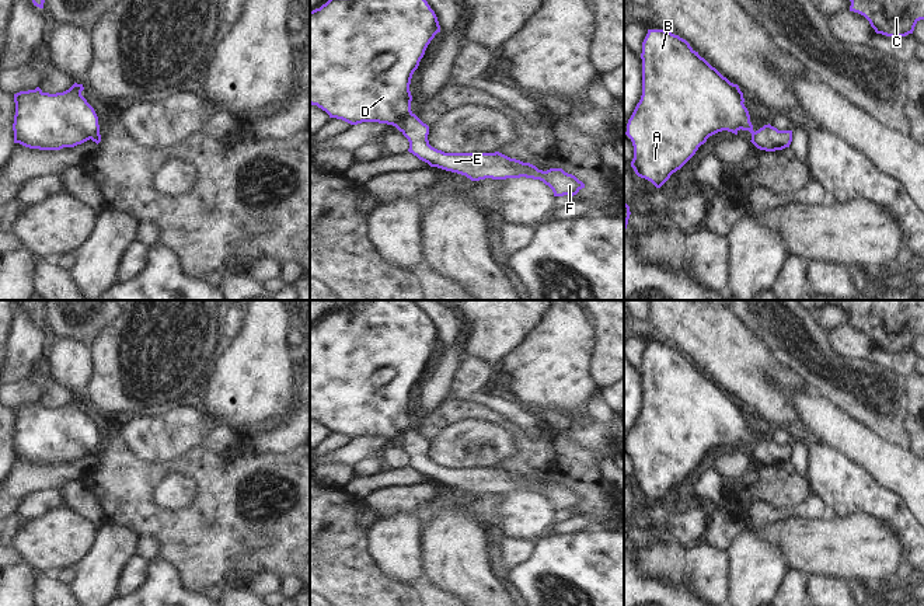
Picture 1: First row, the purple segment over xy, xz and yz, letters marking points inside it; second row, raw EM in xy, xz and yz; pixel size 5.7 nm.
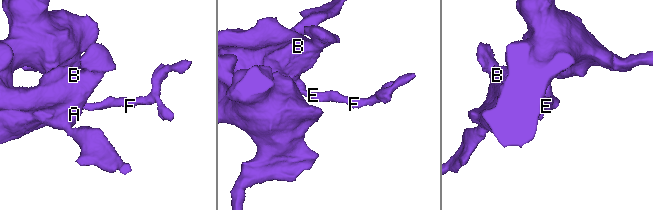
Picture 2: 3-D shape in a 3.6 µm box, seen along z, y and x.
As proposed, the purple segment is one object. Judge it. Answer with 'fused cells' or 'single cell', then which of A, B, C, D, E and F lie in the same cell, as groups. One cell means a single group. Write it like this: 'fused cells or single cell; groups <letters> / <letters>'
fused cells; groups A B C D / E F

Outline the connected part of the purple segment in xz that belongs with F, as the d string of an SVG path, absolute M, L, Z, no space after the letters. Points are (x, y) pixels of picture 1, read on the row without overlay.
M415 428L405 431L397 443L408 453L408 466L430 481L466 490L471 495L485 492L533 492L548 499L554 511L576 509L585 498L575 490L565 487L562 483L538 484L530 477L510 473L499 466L495 467L444 467L429 459L429 440Z

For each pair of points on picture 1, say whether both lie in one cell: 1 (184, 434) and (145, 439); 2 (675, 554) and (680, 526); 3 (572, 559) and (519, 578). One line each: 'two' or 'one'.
1: one
2: two
3: one

